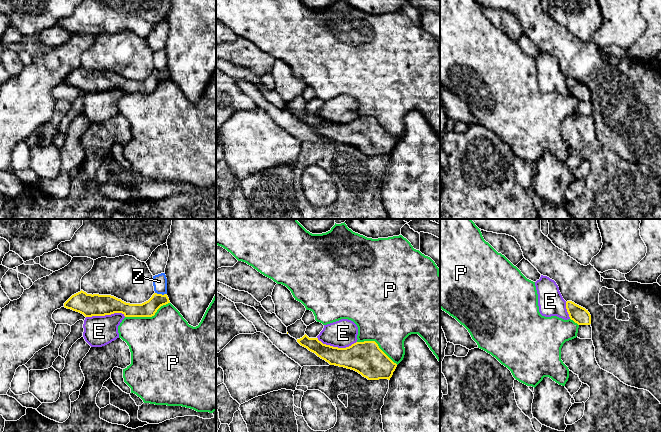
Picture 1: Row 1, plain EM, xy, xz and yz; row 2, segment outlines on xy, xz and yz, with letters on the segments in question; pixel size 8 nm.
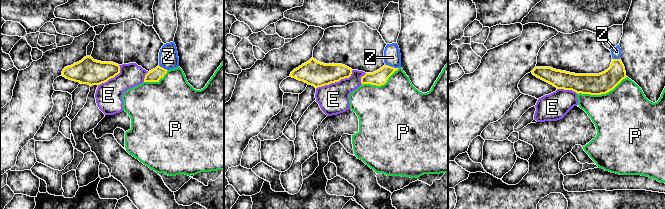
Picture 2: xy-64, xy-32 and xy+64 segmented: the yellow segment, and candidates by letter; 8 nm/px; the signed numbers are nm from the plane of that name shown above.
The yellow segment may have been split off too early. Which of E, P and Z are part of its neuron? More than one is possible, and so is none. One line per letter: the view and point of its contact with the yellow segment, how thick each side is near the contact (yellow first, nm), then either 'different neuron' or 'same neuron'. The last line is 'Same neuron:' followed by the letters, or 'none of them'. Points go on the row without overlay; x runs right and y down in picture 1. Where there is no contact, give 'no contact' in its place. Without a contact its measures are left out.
E: xz (336, 123) | 260/220 nm | different neuron
P: xy (147, 92) | 130/480 nm | different neuron
Z: xy (161, 70) | 130/110 nm | different neuron
Same neuron: none of them

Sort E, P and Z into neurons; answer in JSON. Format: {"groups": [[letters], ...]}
{"groups": [["E"], ["P"], ["Z"]]}

